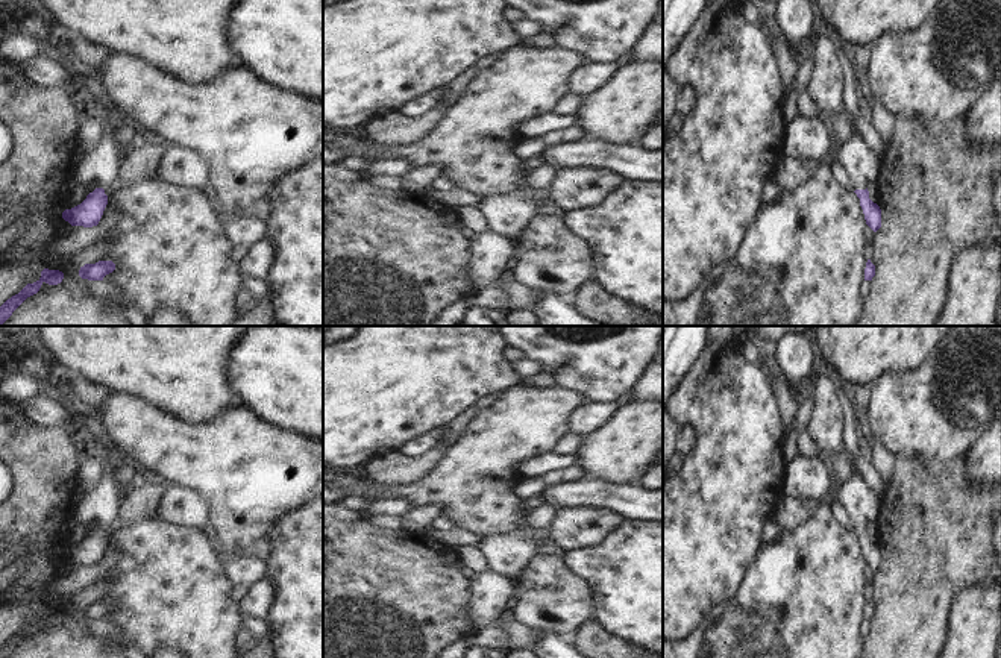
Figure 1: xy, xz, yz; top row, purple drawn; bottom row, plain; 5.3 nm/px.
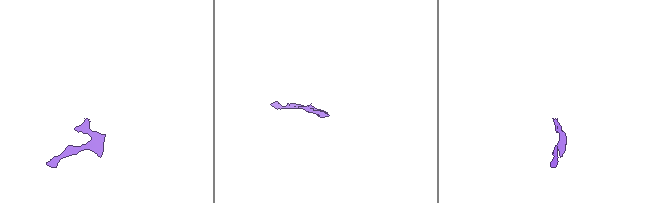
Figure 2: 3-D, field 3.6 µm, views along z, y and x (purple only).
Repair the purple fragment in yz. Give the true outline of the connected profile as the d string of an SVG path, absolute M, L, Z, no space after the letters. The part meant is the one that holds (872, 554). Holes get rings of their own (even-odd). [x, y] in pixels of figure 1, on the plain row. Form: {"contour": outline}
{"contour": "M855 473L851 482L843 484L839 493L839 502L849 514L855 526L854 532L860 538L866 564L877 572L881 567L881 549L869 538L868 526L878 520L878 493L874 491L868 482Z"}

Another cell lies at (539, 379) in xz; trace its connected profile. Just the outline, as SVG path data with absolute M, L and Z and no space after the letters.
M538 371L526 379L522 379L522 385L546 388L546 387L555 385L555 381L551 374L548 374L544 371Z

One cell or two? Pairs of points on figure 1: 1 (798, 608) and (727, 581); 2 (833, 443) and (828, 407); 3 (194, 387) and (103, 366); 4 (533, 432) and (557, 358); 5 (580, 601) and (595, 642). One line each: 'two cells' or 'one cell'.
1: two cells
2: one cell
3: one cell
4: two cells
5: two cells

